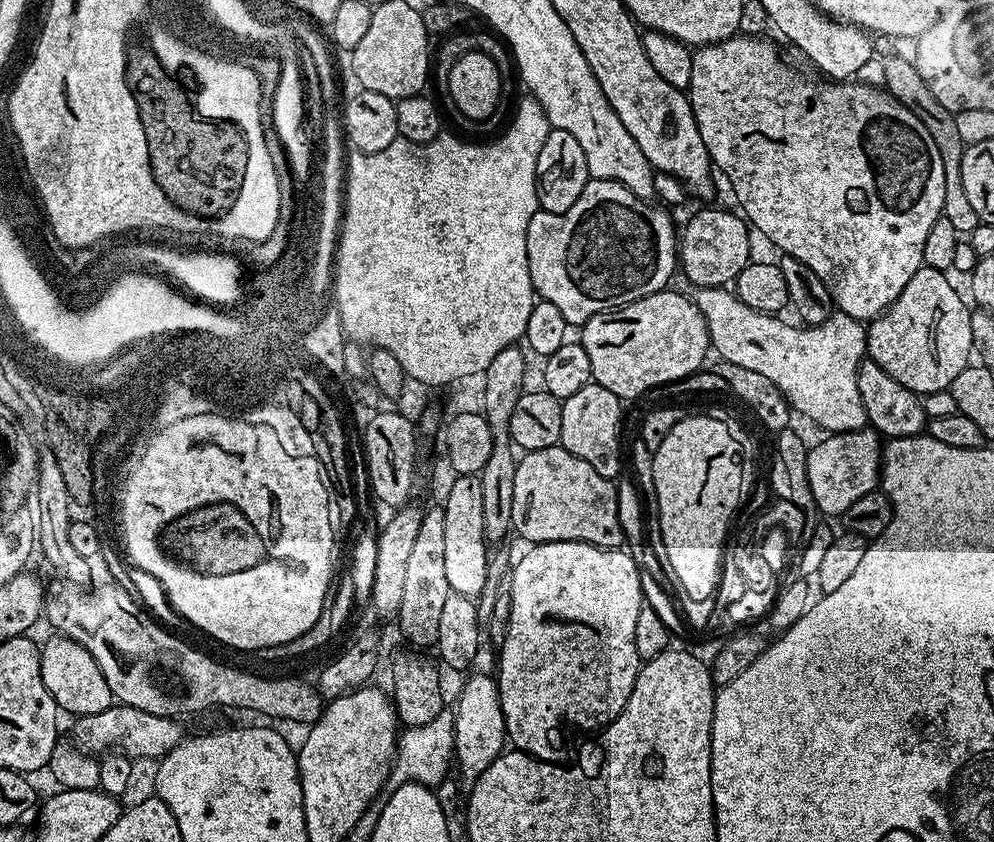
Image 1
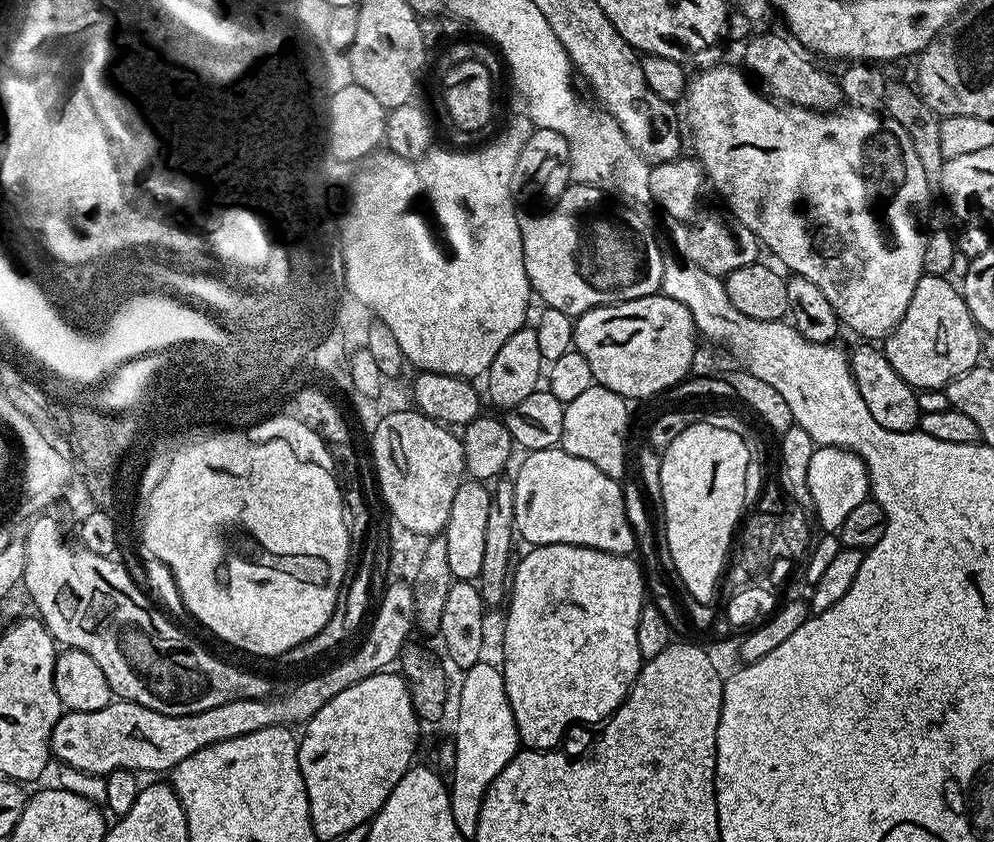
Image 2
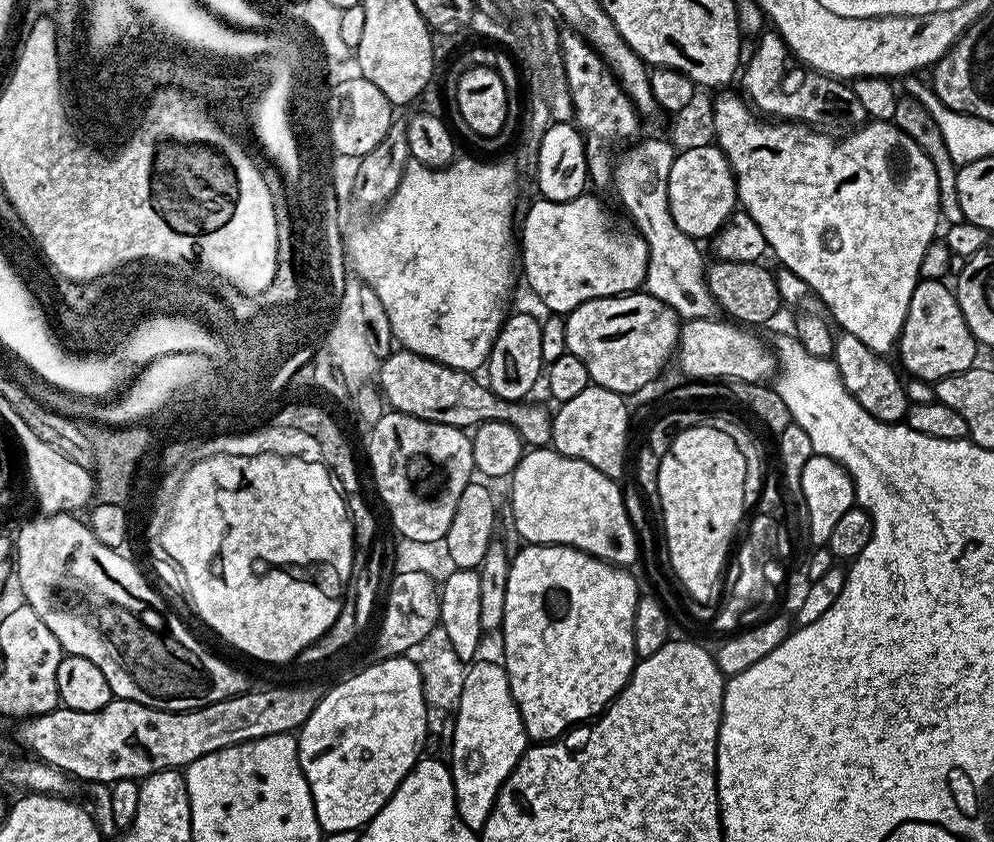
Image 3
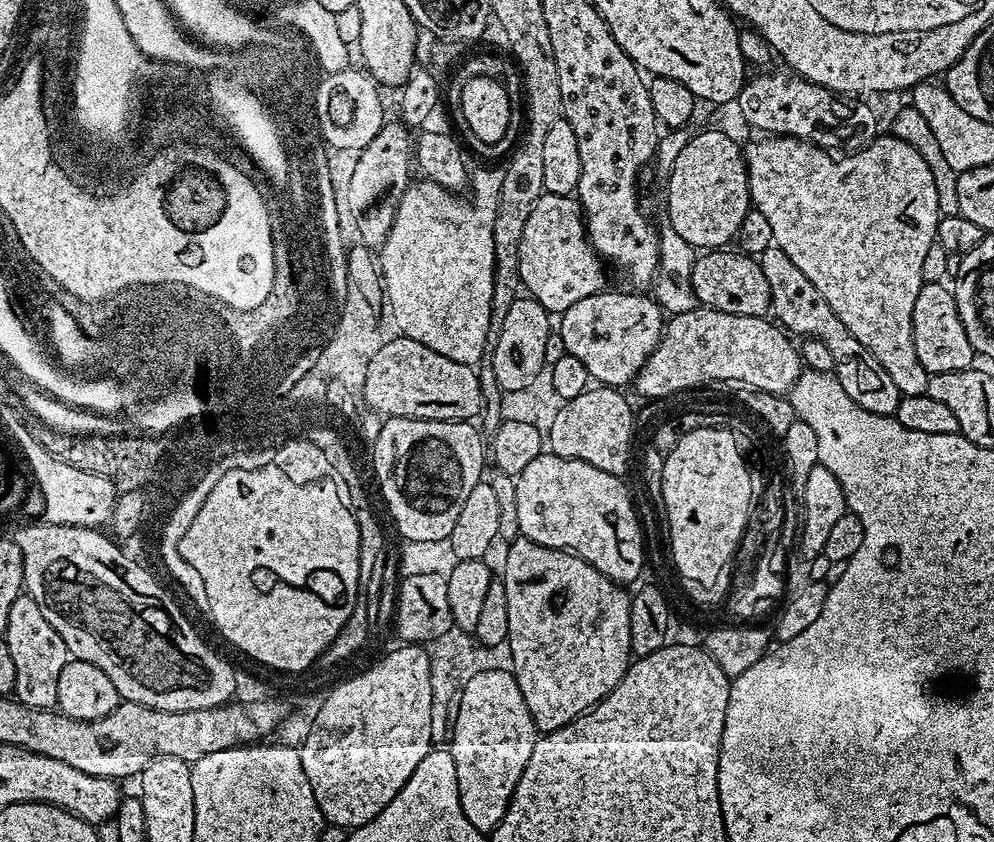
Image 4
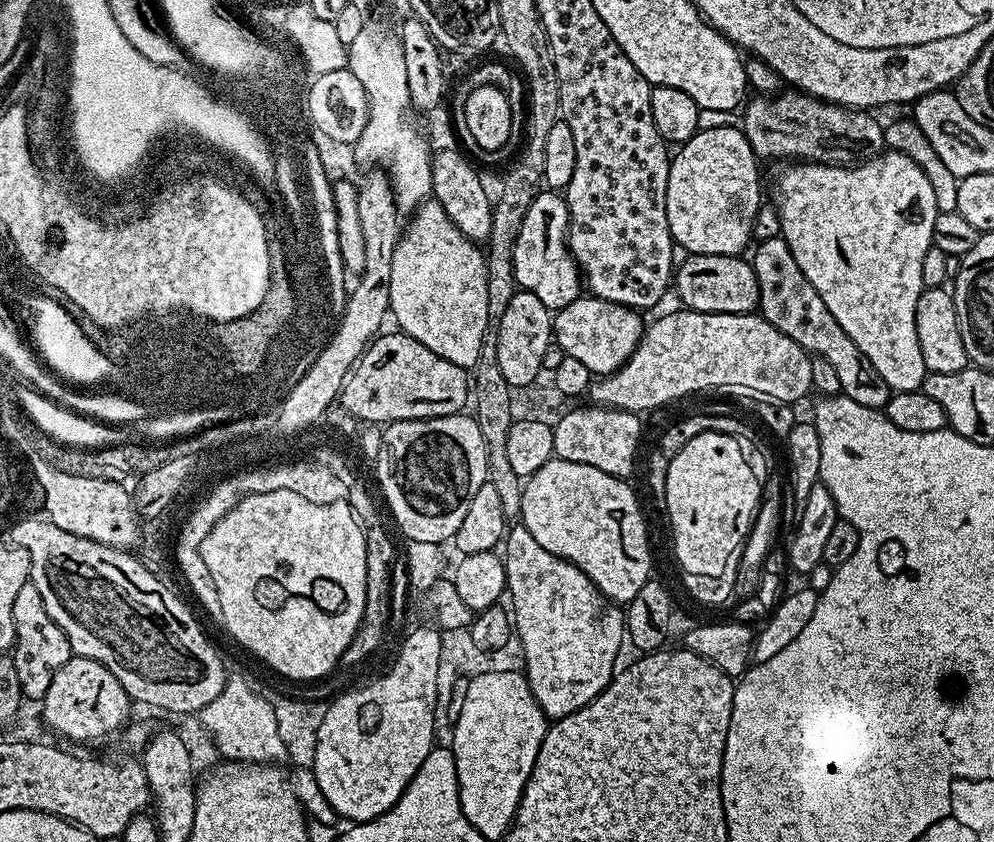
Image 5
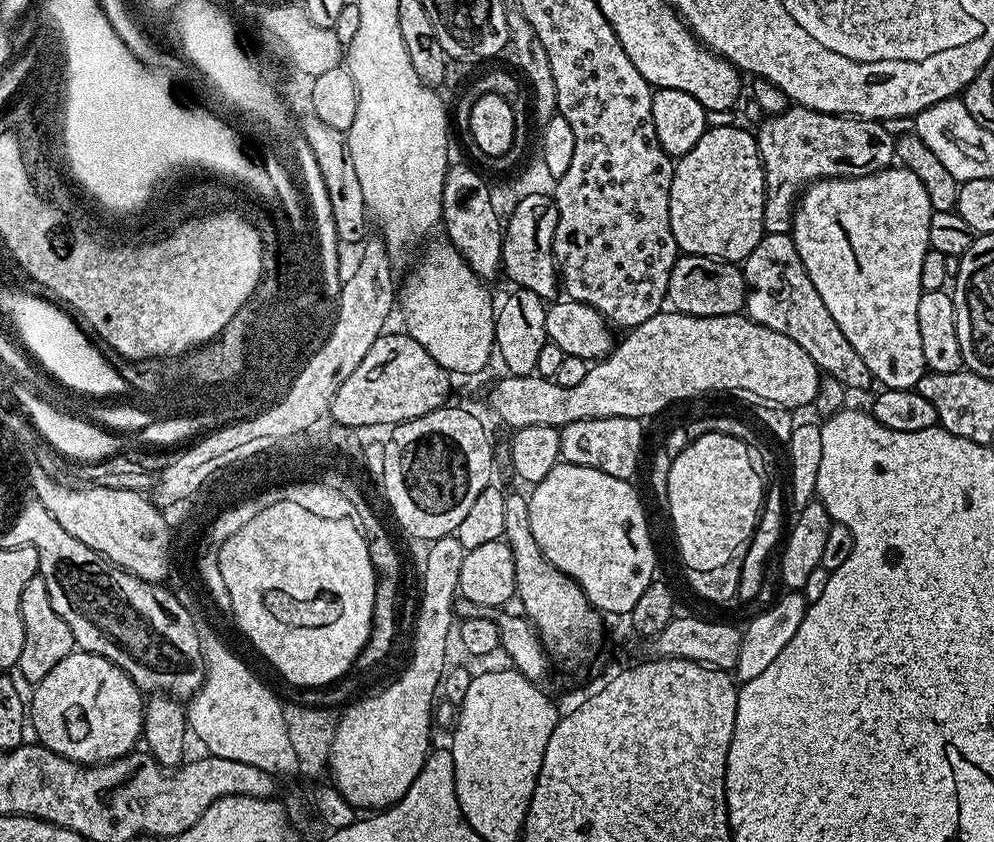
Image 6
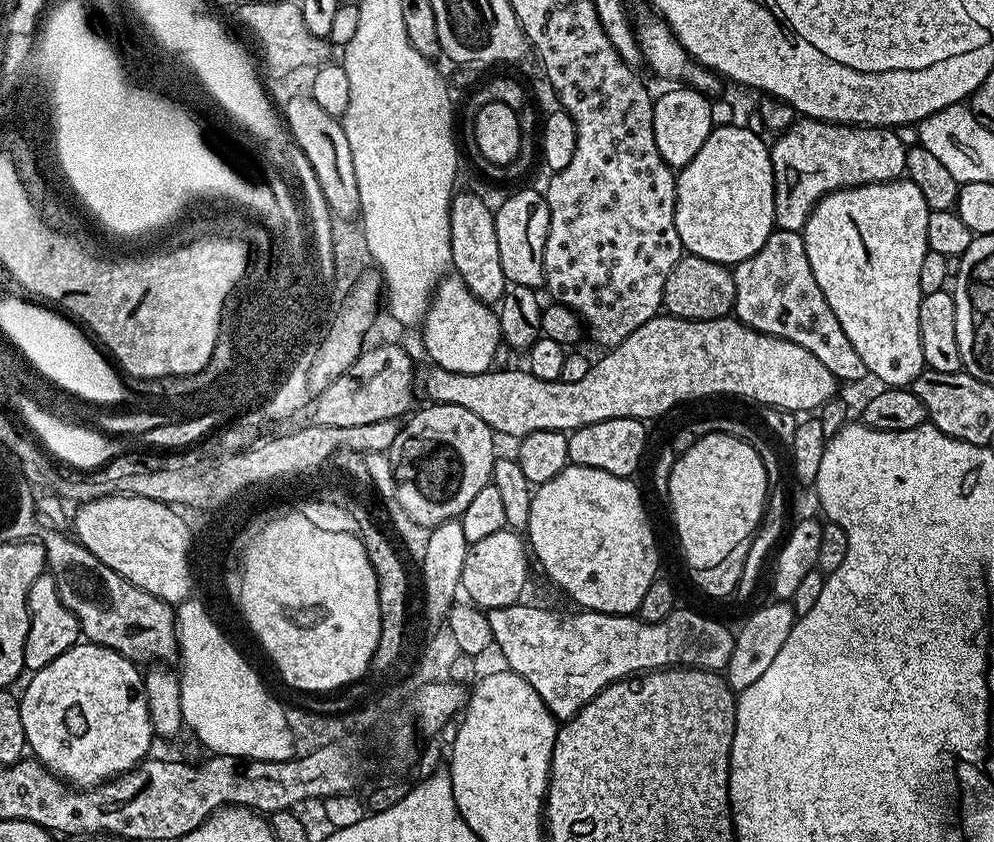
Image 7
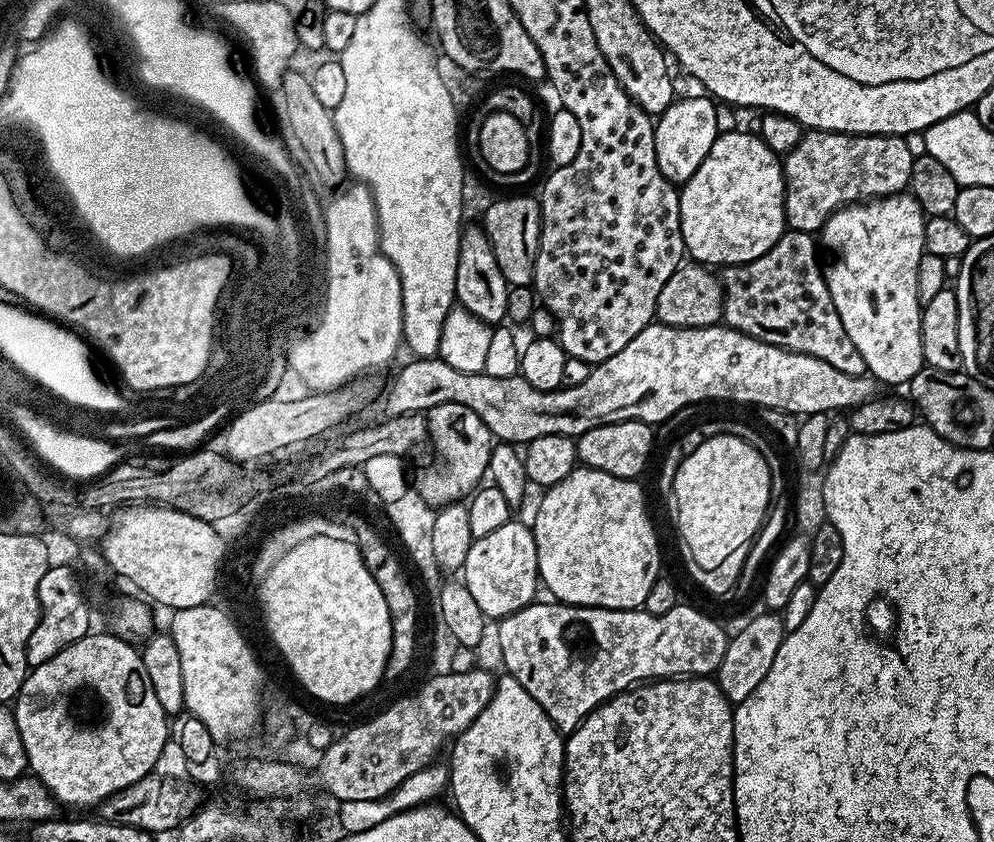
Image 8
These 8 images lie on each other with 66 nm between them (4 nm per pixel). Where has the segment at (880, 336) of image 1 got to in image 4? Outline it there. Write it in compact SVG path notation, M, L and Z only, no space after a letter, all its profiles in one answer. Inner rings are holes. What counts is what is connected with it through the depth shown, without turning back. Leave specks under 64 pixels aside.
M943 283L924 284L912 311L910 346L918 354L918 362L922 362L922 366L930 374L957 372L963 368L971 368L974 364L970 338L966 338L966 326L962 326L953 289L944 287Z

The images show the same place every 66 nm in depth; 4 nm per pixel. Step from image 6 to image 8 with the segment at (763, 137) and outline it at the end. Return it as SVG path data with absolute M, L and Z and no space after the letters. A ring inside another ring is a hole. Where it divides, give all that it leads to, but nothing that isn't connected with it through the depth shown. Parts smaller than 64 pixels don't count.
M805 131L804 137L783 157L784 165L784 223L793 232L811 232L819 233L827 220L840 208L848 204L854 204L860 201L876 199L878 196L895 195L900 191L905 191L911 183L913 174L913 162L915 160L915 151L912 152L905 137L896 135L870 135L870 136L851 136L848 132L813 132Z

